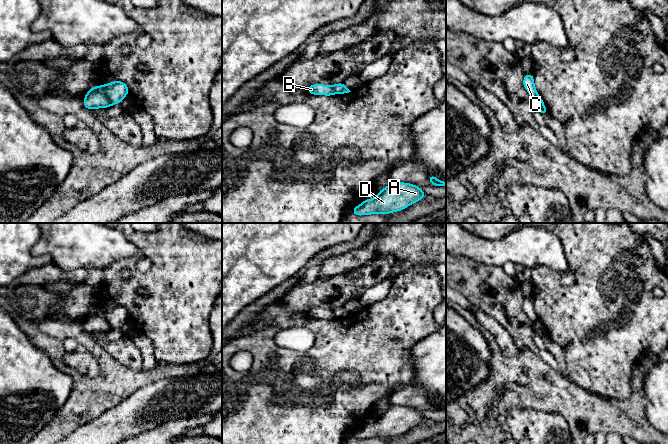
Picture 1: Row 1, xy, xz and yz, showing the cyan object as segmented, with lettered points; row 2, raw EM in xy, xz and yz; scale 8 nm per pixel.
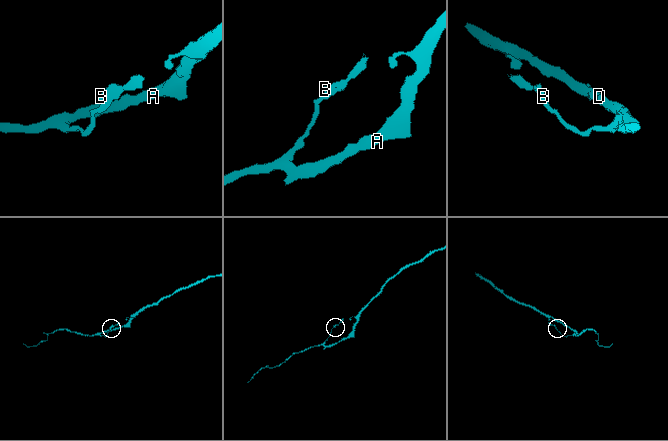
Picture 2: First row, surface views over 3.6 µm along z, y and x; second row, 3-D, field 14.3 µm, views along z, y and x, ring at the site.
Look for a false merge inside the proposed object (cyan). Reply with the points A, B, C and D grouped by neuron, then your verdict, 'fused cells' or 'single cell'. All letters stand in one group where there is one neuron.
A B D / C | fused cells

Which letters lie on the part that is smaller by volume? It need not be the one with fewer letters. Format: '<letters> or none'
C

